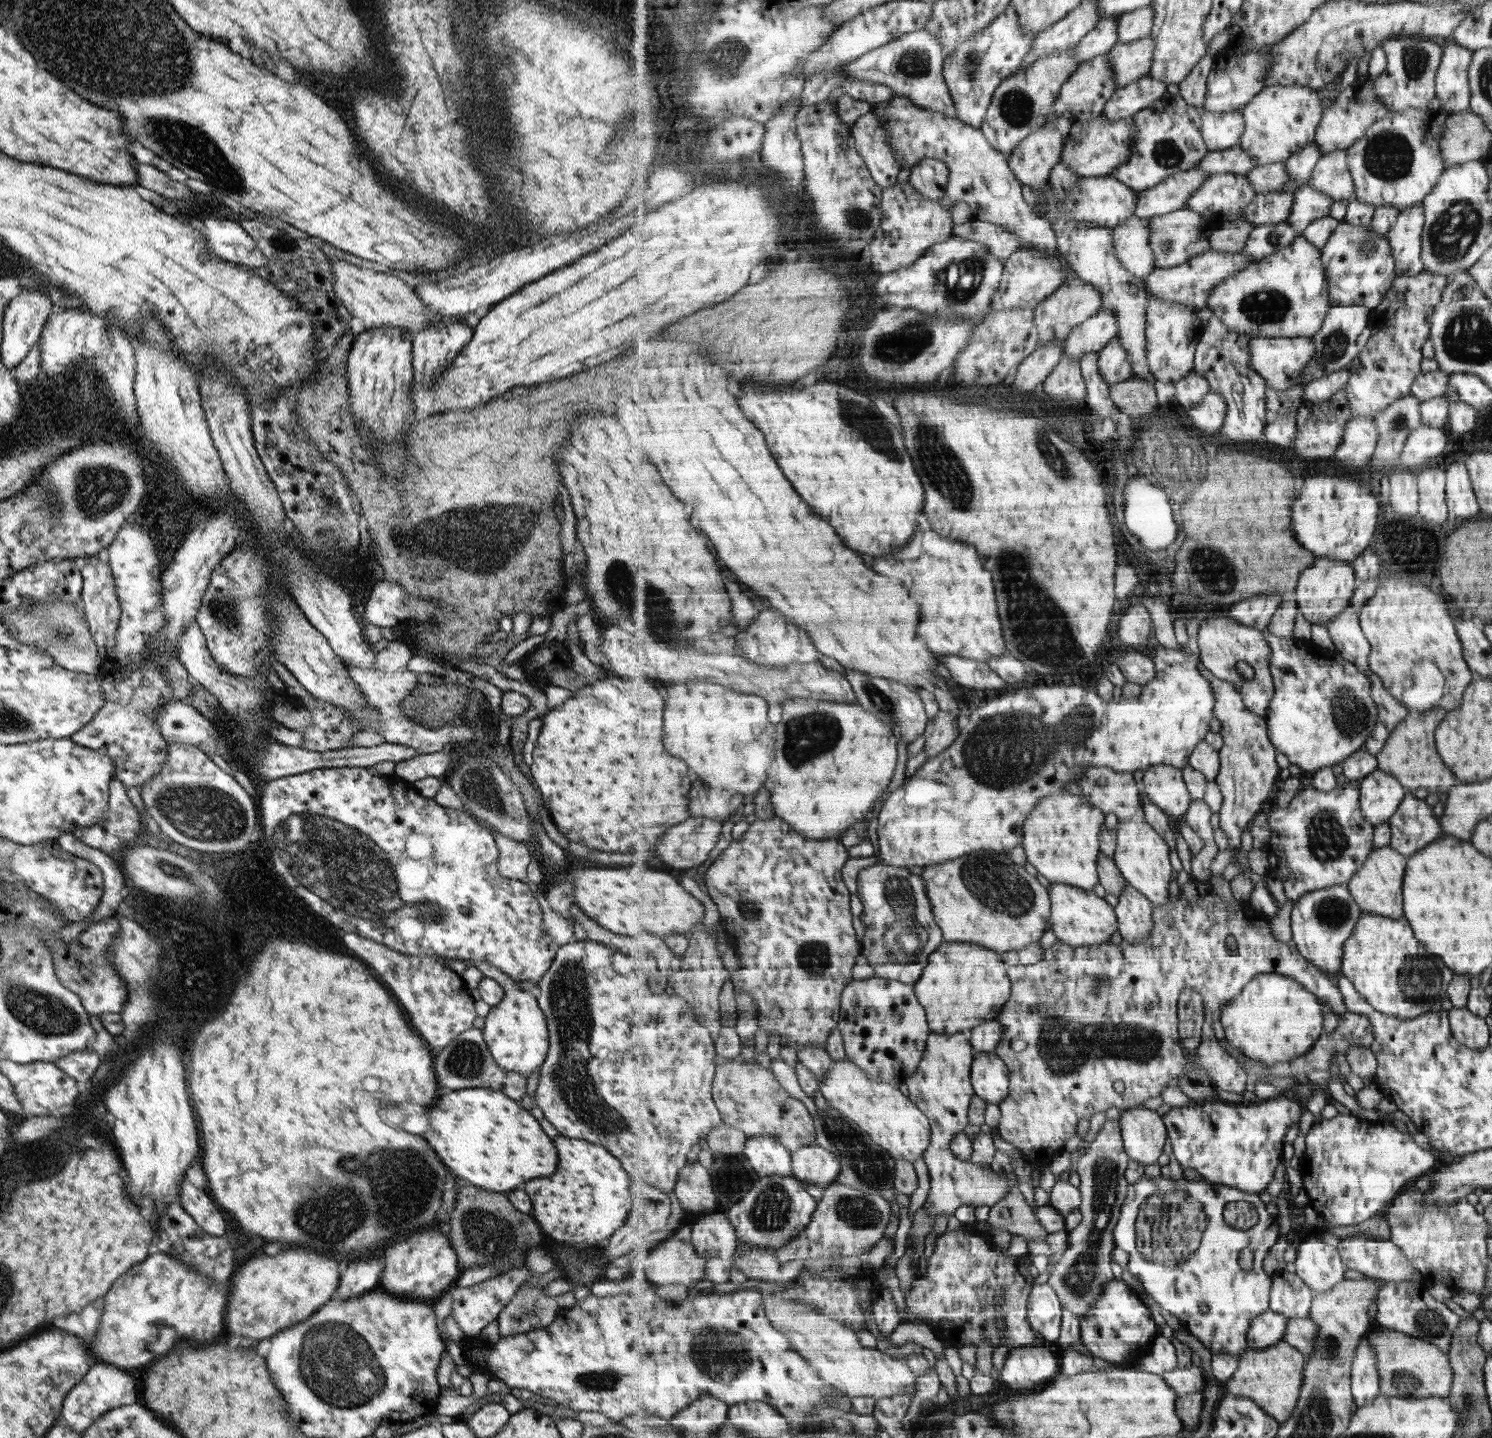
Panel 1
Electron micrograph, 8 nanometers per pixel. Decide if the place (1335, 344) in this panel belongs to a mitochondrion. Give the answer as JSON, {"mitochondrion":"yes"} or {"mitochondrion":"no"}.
{"mitochondrion":"yes"}

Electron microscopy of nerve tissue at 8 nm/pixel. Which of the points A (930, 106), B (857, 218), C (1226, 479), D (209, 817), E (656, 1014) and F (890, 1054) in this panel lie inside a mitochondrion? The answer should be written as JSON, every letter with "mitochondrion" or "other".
{"A":"other","B":"mitochondrion","C":"other","D":"mitochondrion","E":"other","F":"other"}

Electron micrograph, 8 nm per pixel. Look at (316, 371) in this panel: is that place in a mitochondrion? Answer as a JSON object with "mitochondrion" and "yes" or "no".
{"mitochondrion":"no"}

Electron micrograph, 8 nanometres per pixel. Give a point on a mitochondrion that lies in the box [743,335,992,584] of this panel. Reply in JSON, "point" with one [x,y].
{"point":[941,465]}

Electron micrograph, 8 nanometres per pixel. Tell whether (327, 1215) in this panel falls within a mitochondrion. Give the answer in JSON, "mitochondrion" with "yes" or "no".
{"mitochondrion":"yes"}

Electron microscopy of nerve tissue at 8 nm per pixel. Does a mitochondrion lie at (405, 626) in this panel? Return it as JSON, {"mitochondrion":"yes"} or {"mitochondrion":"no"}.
{"mitochondrion":"no"}

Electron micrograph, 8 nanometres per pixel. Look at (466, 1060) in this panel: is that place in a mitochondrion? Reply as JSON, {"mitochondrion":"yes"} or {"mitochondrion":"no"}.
{"mitochondrion":"yes"}

